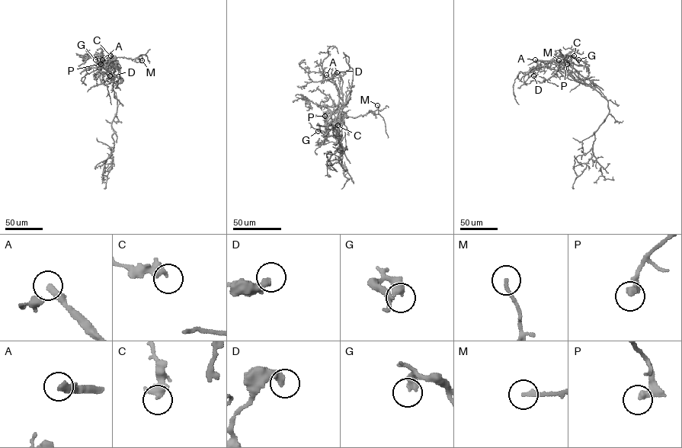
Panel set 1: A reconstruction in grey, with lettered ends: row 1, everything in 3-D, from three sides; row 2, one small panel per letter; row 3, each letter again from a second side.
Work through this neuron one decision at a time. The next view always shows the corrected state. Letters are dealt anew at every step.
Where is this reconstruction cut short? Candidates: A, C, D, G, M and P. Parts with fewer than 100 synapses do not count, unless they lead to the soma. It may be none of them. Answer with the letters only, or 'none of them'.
A

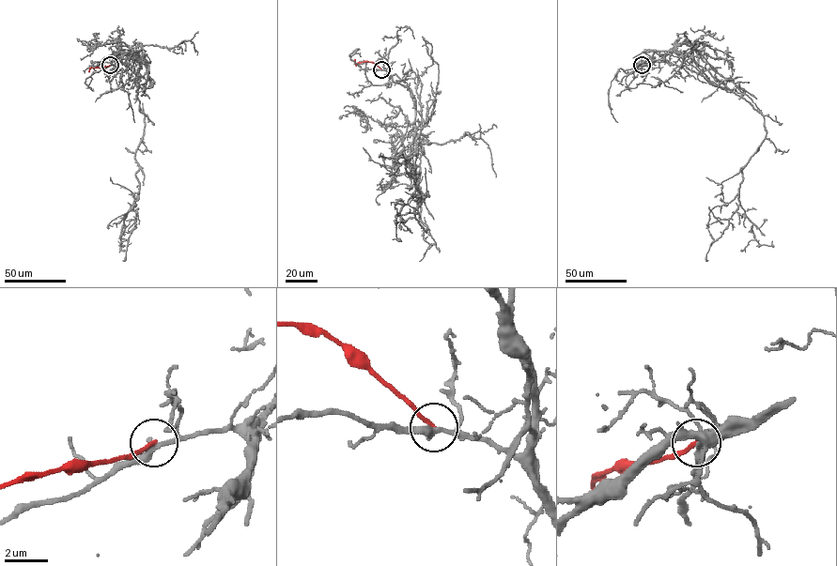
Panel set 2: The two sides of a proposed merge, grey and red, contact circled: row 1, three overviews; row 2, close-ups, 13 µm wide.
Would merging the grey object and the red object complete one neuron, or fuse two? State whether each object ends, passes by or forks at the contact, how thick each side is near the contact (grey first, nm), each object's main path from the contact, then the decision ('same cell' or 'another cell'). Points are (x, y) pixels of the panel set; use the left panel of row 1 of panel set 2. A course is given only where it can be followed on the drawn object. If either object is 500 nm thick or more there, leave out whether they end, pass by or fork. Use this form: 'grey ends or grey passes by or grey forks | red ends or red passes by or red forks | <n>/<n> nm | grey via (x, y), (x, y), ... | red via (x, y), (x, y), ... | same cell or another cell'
grey passes by | red ends | 320/200 nm | grey via (110, 65), (135, 51), (130, 80), (144, 115), (134, 157), (135, 226), (122, 260) | red via (110, 65), (90, 68), (88, 71) | another cell

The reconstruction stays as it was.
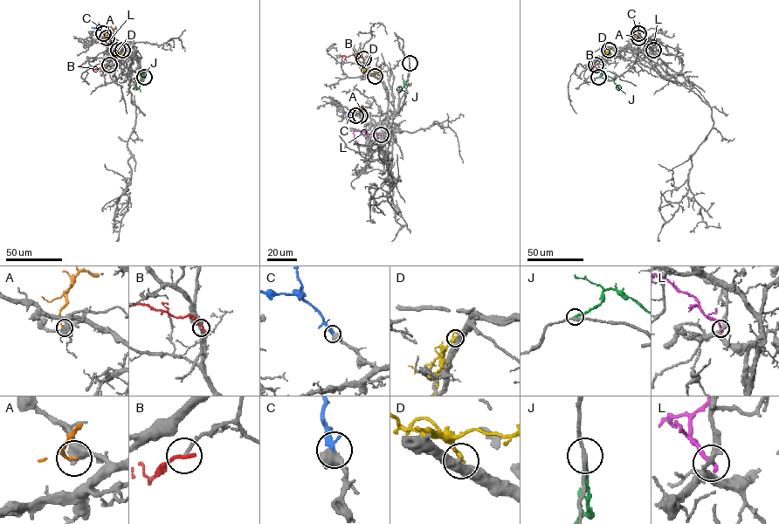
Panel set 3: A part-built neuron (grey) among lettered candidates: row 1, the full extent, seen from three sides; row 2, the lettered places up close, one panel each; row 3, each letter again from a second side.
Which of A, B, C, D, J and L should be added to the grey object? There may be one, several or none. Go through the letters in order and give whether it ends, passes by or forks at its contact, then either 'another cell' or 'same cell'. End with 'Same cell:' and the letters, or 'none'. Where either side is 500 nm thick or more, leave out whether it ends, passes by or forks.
A: another cell
B: it ends; another cell
C: it ends; same cell
D: another cell
J: it ends; another cell
L: it ends; another cell
Same cell: C

